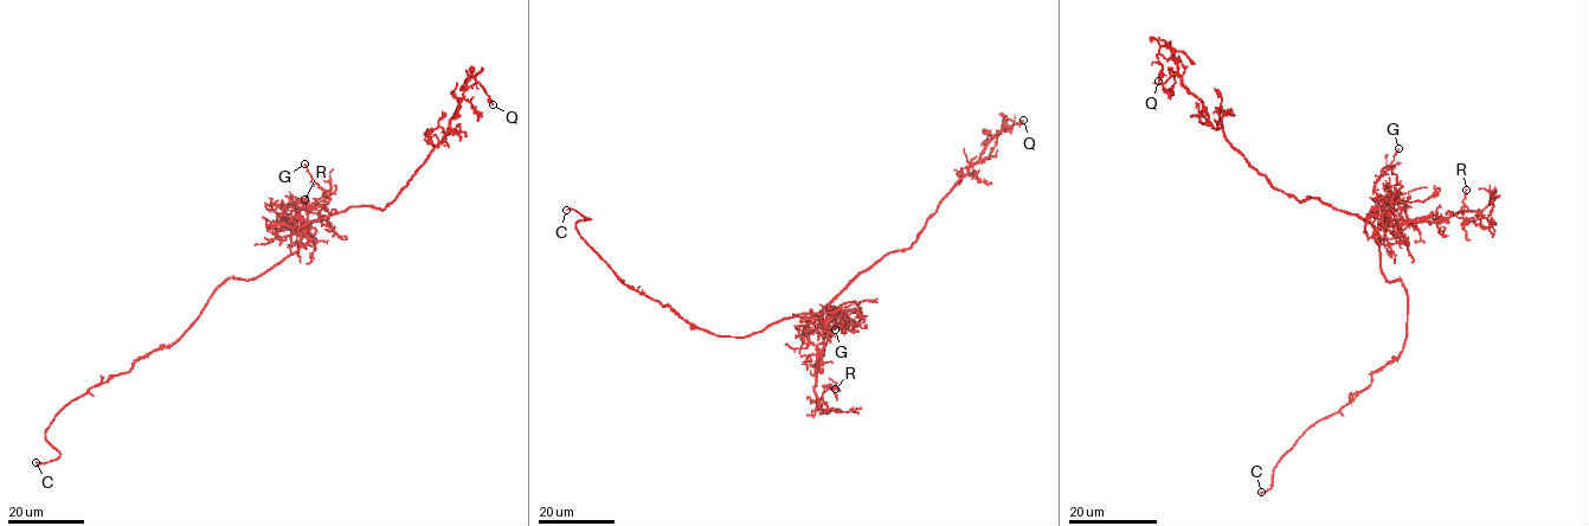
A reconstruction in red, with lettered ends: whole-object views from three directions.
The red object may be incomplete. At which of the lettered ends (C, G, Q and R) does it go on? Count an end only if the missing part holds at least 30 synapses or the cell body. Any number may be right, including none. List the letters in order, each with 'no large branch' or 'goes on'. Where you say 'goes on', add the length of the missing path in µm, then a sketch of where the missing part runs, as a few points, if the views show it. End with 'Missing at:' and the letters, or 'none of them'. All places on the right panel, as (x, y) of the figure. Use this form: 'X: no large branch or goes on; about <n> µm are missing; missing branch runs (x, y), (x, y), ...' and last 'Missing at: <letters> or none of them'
C: goes on; about 3 µm are missing
G: no large branch
Q: no large branch
R: no large branch
Missing at: C

